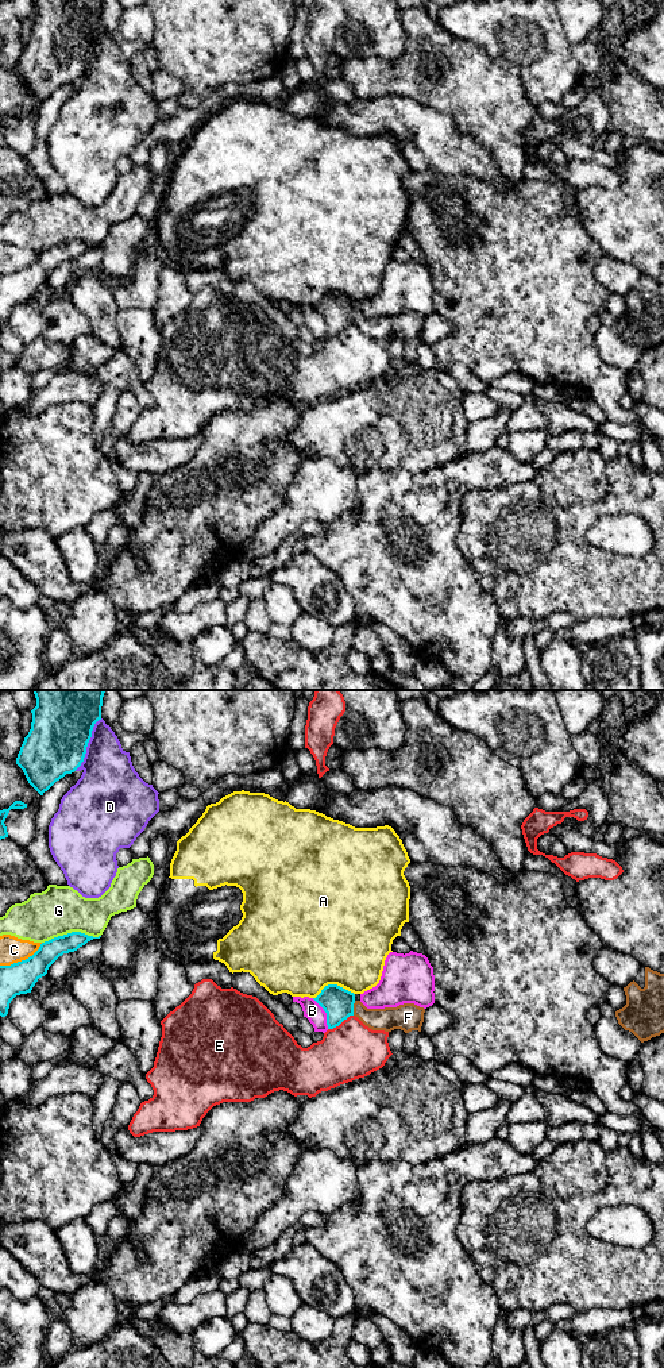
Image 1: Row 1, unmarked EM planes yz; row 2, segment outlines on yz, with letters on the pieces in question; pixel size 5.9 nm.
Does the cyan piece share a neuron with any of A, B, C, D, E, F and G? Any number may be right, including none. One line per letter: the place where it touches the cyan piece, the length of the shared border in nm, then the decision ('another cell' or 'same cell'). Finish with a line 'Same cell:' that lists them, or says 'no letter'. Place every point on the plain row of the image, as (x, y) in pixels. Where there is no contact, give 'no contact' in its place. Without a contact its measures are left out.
A: yz (334, 293) | 260 nm | another cell
B: yz (325, 320) | 200 nm | another cell
C: yz (22, 269) | 300 nm | another cell
D: yz (87, 53) | 360 nm | another cell
E: yz (340, 331) | 180 nm | another cell
F: yz (352, 316) | 90 nm | same cell
G: yz (72, 241) | 360 nm | another cell
Same cell: F

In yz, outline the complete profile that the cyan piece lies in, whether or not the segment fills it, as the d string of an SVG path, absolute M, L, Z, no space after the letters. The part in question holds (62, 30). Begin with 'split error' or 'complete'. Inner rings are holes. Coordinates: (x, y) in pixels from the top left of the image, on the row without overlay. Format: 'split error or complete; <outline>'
complete; M34 0L36 15L16 73L43 104L84 70L105 0Z

